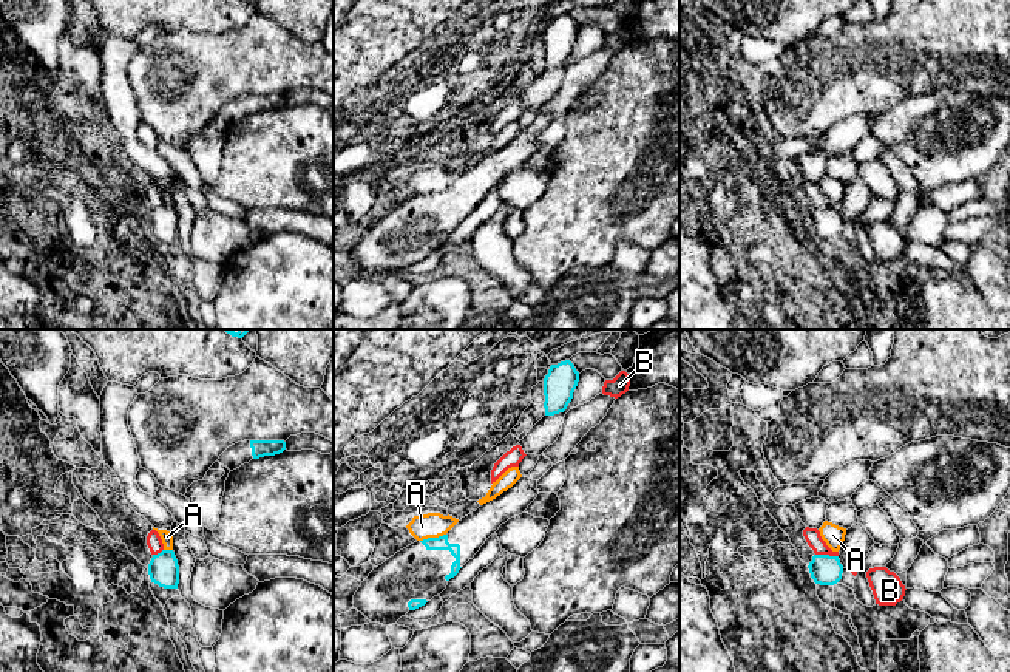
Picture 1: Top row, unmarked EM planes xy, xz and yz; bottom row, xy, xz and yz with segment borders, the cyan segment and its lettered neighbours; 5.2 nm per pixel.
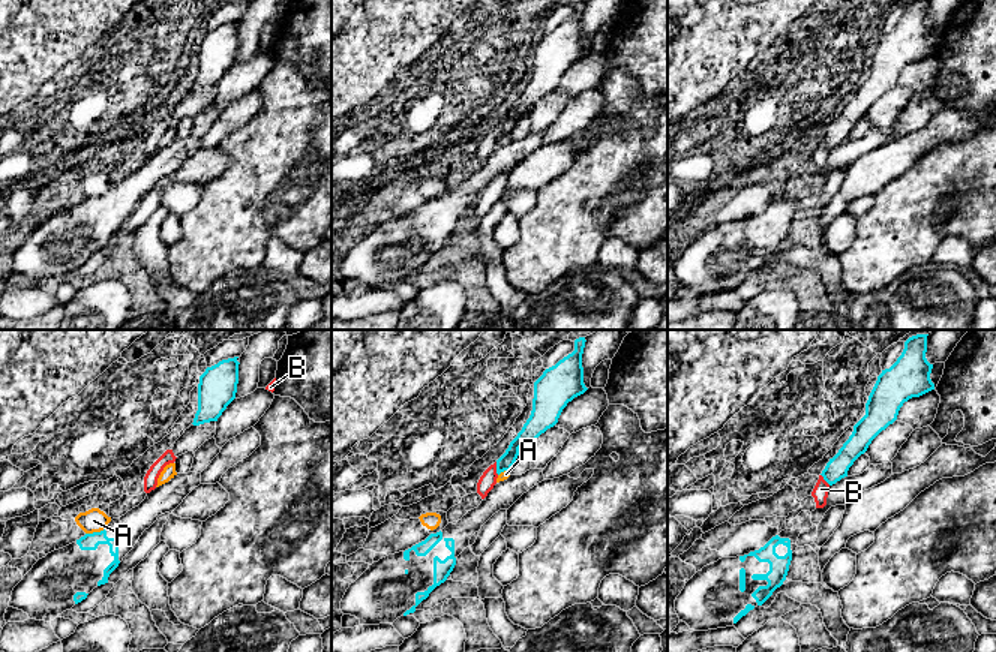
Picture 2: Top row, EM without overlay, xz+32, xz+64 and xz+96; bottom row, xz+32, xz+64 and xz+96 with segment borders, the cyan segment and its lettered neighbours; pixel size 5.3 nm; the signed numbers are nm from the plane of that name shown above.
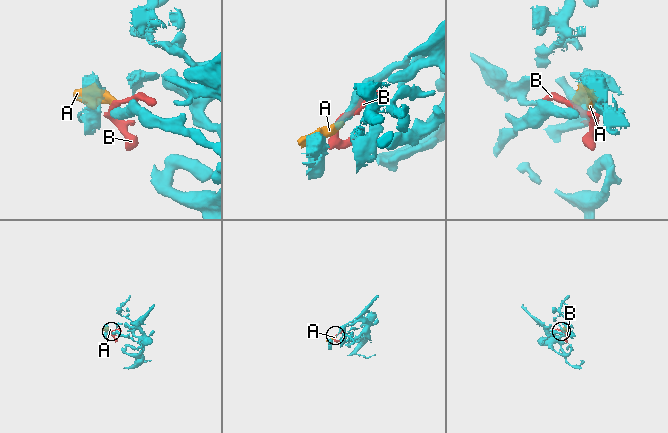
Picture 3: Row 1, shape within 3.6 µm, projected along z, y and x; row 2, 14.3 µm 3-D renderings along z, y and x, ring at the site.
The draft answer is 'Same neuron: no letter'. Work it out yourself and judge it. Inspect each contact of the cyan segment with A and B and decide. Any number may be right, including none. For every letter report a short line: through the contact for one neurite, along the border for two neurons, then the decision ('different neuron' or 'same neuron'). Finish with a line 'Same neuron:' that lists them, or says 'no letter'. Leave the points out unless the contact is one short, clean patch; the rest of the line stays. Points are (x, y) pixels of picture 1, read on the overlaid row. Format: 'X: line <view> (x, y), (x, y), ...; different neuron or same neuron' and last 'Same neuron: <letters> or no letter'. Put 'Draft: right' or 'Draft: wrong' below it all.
A: different neuron
B: line yz (816, 553), (837, 556); different neuron
Same neuron: no letter
Draft: right

